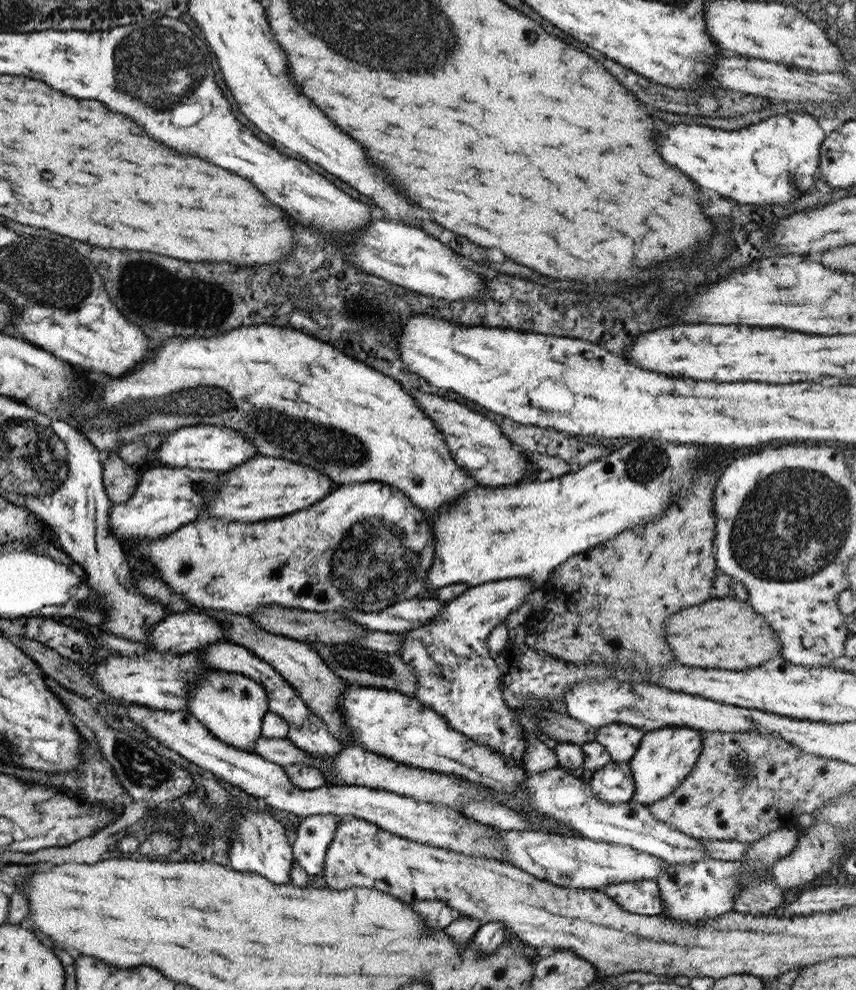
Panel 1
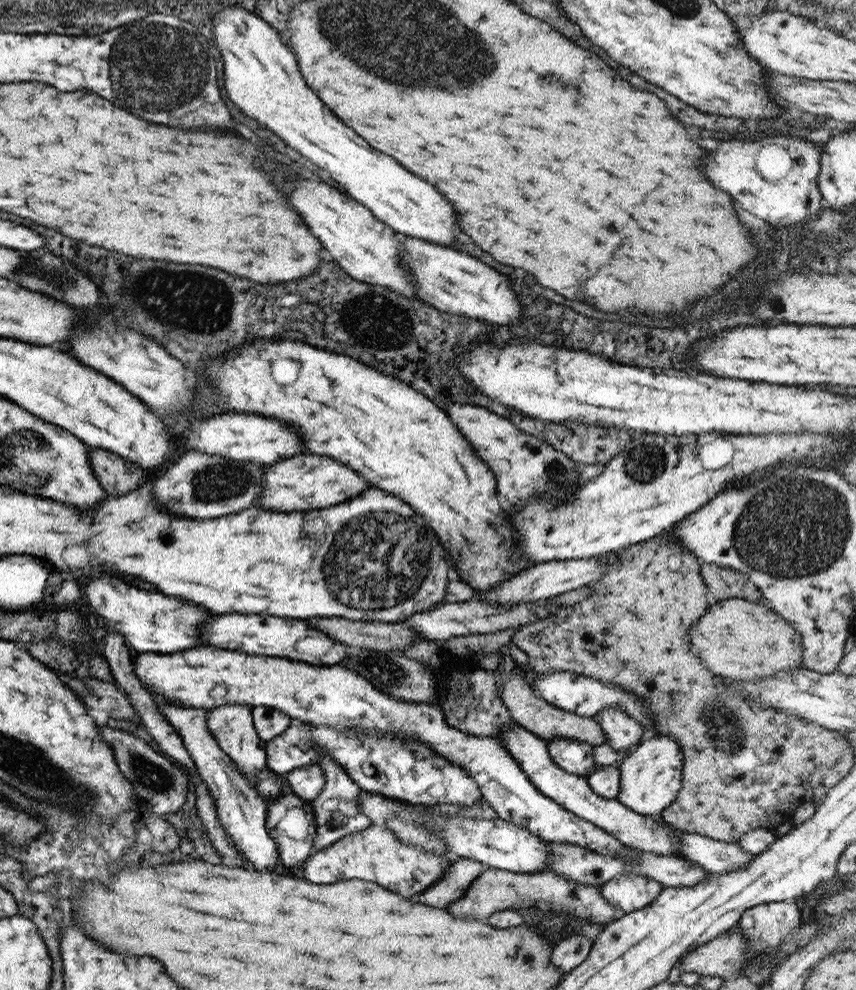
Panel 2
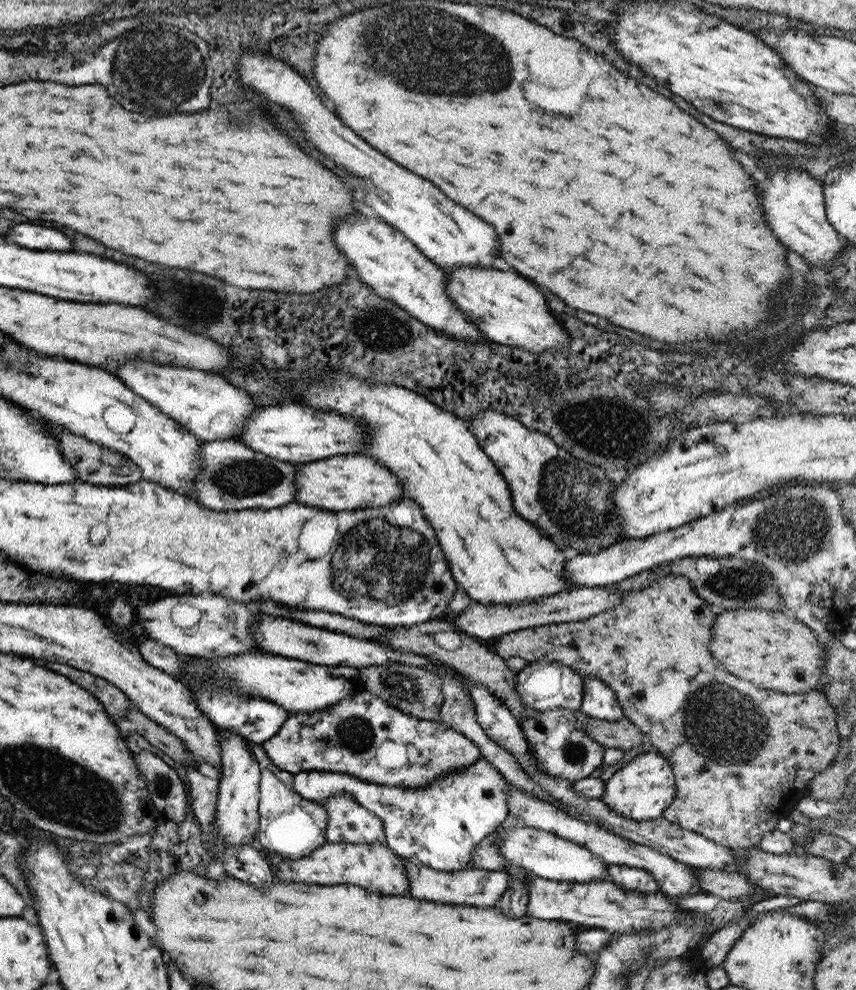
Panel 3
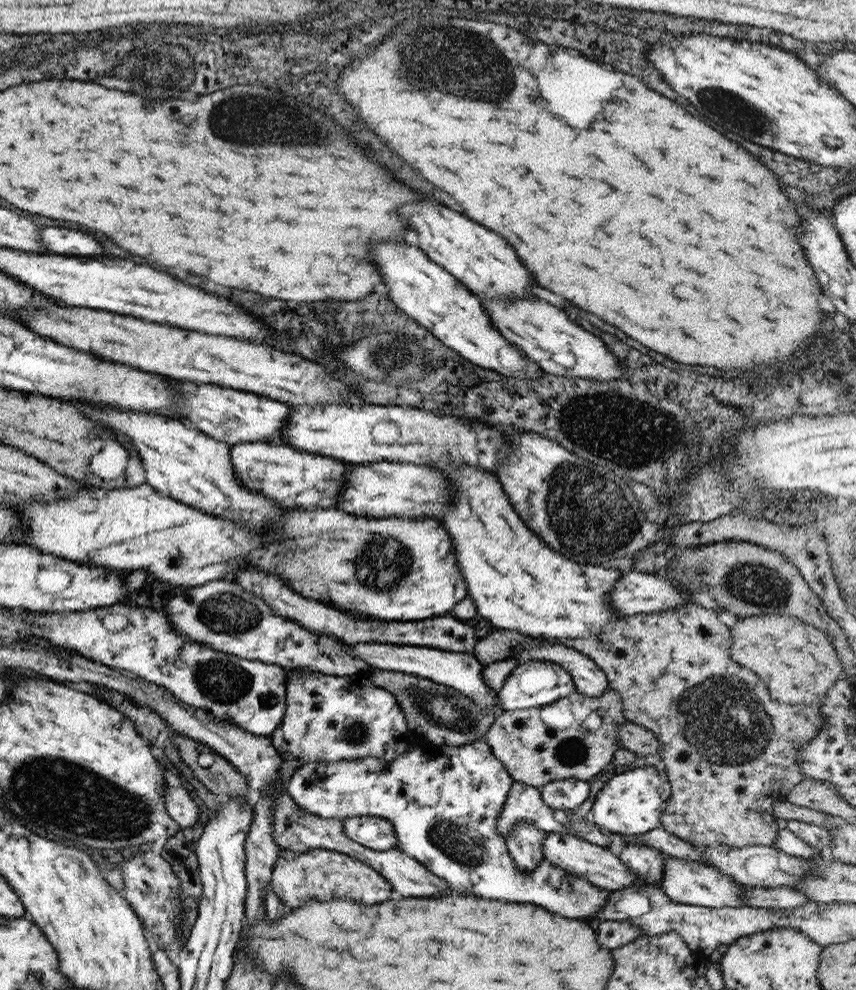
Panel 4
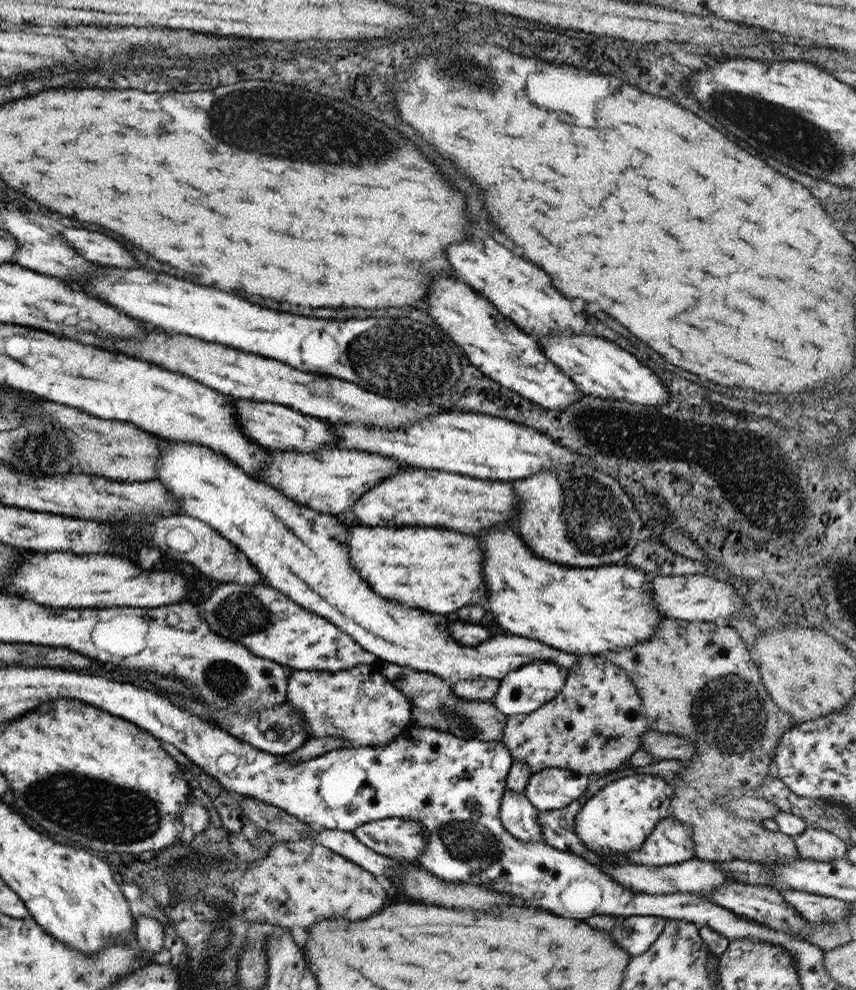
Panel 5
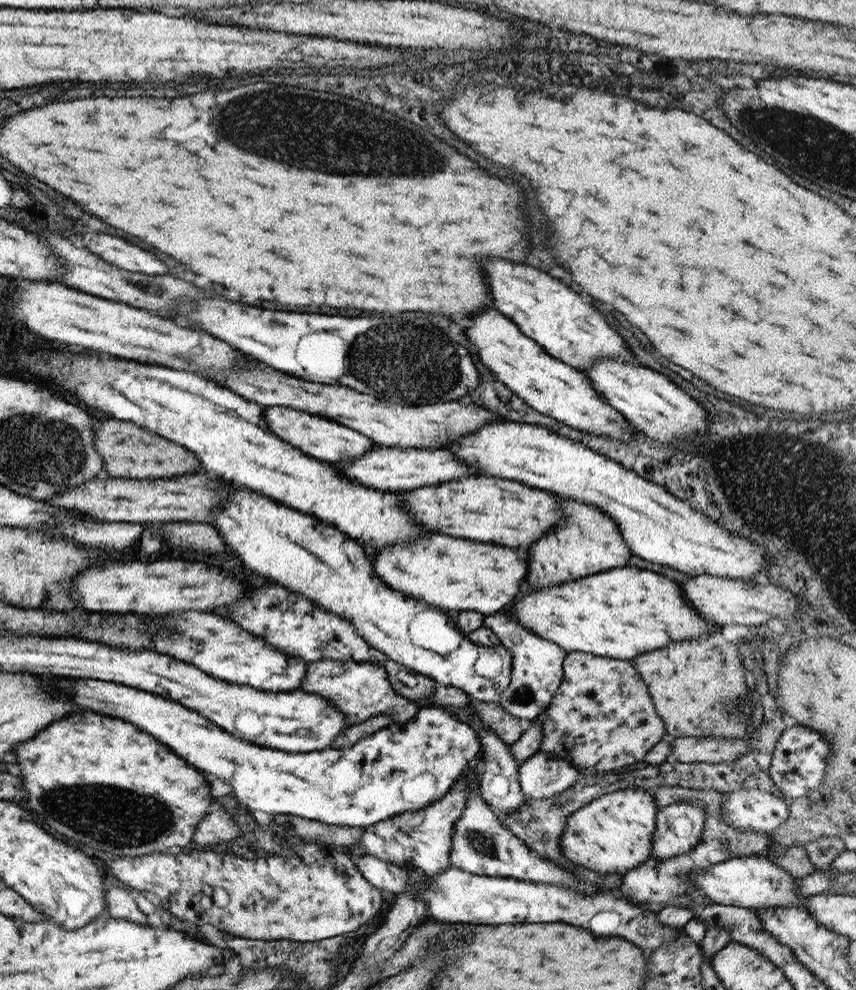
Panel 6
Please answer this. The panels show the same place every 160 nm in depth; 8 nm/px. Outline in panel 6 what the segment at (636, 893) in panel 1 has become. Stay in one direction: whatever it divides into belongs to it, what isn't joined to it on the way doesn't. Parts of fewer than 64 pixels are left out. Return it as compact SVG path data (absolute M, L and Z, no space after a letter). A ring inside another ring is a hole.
M687 801L660 807L656 812L650 856L663 860L693 848L700 839L706 817L703 809Z

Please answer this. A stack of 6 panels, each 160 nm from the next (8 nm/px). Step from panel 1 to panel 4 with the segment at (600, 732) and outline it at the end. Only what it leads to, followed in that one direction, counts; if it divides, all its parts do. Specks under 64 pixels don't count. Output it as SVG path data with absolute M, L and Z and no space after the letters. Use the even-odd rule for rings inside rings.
M543 641L521 645L512 658L518 660L519 663L529 660L541 660L548 664L555 663L569 673L574 681L575 689L590 697L597 698L609 687L606 676L590 658L561 643Z

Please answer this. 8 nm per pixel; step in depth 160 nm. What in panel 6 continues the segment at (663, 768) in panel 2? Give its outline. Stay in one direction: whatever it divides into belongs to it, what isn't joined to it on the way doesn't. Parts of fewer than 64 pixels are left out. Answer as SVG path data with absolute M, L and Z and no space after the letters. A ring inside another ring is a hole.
M622 788L602 794L565 819L558 840L560 853L577 866L607 876L635 871L652 854L651 839L659 808L647 788Z

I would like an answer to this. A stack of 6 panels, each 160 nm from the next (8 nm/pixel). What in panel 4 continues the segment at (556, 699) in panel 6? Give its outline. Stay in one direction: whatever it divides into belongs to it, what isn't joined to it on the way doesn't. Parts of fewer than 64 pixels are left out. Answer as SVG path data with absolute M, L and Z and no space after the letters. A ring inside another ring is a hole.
M607 687L597 698L581 694L577 689L573 689L566 697L542 707L501 712L494 718L493 724L481 740L487 743L495 758L502 762L505 771L513 781L539 788L546 782L559 779L572 778L589 781L595 778L611 764L613 753L619 748L618 728L626 721L622 713L620 696L611 687ZM587 716L600 716L601 724L597 728L585 726Z

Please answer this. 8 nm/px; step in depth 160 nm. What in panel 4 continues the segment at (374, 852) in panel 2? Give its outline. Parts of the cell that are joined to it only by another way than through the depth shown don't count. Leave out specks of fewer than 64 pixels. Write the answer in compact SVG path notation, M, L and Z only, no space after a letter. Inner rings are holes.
M309 849L302 853L281 850L272 866L270 886L287 908L299 908L299 902L307 898L351 898L371 906L394 897L391 885L378 872L346 854L327 849Z

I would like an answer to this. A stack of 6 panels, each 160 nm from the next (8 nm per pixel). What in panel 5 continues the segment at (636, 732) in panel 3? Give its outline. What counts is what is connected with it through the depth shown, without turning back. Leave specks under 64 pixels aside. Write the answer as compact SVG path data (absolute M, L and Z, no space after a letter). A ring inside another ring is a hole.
M650 729L642 734L639 749L648 752L653 760L683 761L696 753L691 739Z

